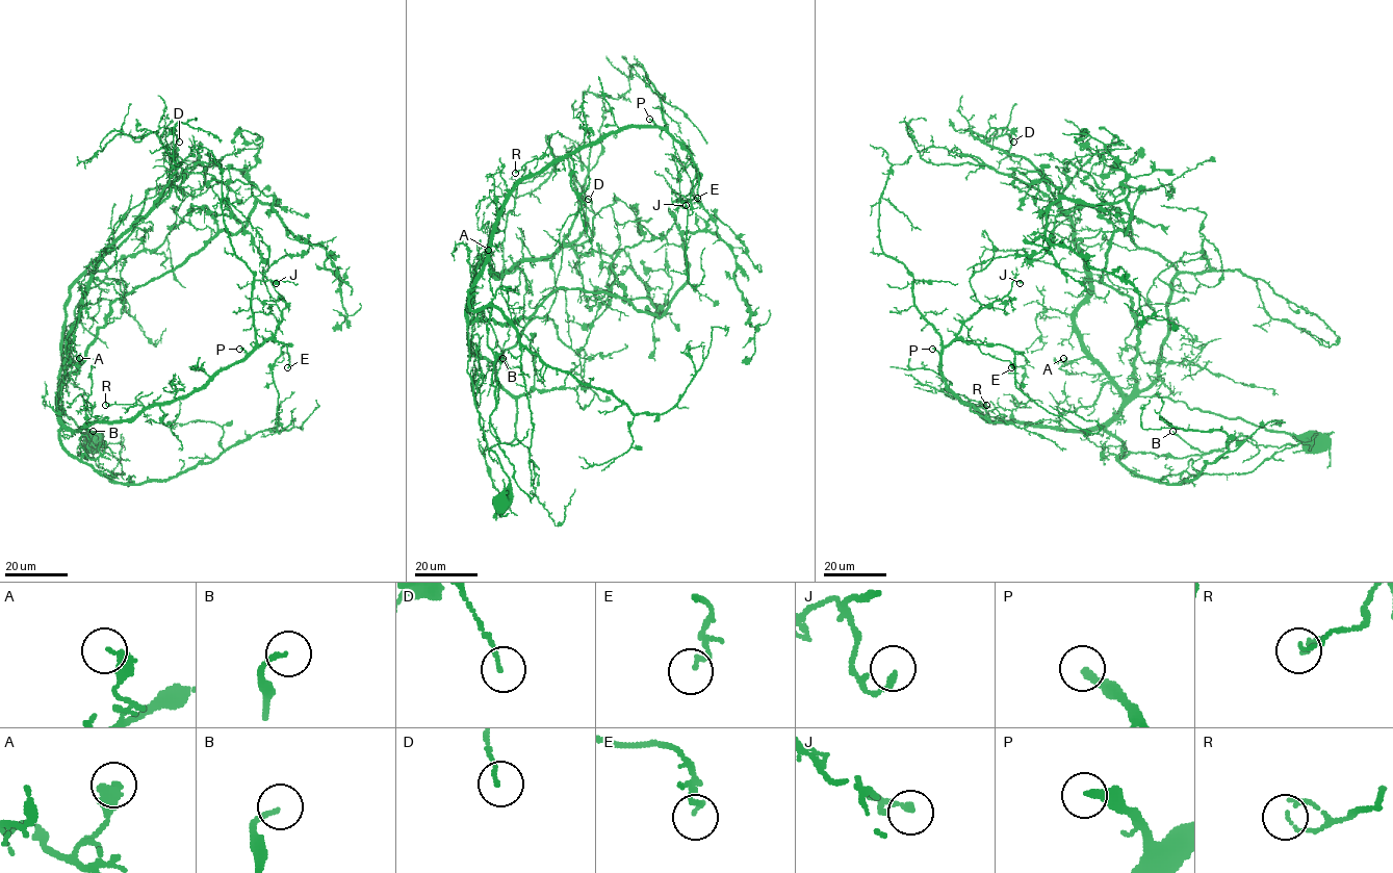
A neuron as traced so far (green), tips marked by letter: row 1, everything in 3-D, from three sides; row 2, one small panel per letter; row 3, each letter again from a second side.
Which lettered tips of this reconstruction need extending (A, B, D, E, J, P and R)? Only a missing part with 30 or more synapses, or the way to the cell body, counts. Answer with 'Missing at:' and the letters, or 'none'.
Missing at: B, P

